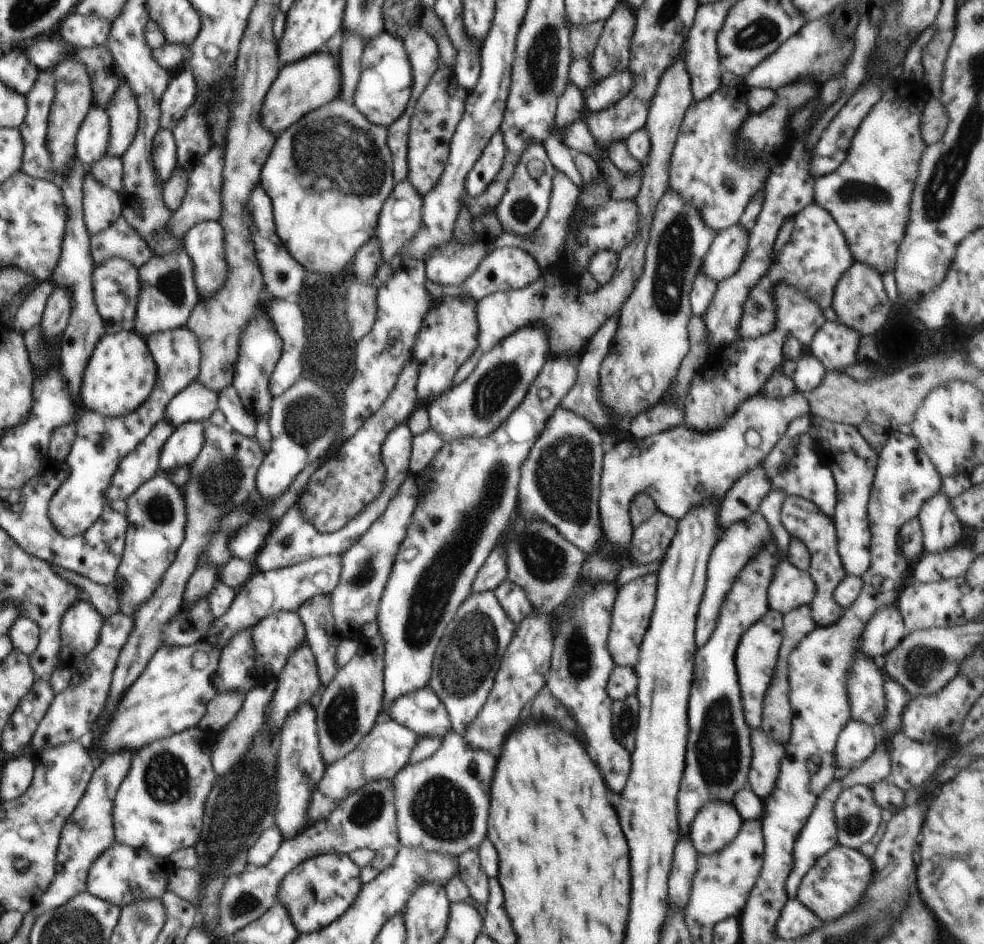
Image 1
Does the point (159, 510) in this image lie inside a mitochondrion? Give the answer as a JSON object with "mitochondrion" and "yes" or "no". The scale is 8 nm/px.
{"mitochondrion":"yes"}

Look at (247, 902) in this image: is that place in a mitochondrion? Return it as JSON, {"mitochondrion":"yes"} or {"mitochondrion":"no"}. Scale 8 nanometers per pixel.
{"mitochondrion":"yes"}

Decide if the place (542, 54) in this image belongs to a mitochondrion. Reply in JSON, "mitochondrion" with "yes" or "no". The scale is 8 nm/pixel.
{"mitochondrion":"yes"}

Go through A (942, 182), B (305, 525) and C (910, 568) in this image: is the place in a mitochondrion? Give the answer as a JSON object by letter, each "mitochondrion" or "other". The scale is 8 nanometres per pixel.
{"A":"mitochondrion","B":"other","C":"other"}

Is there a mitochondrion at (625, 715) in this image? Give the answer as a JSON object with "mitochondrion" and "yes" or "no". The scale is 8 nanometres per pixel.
{"mitochondrion":"yes"}

